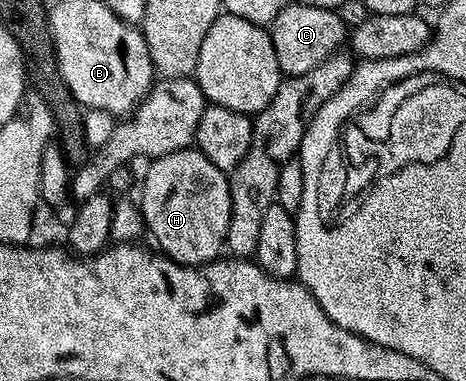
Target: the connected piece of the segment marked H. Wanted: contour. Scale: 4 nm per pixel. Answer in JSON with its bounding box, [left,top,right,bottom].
[141,149,229,263]

